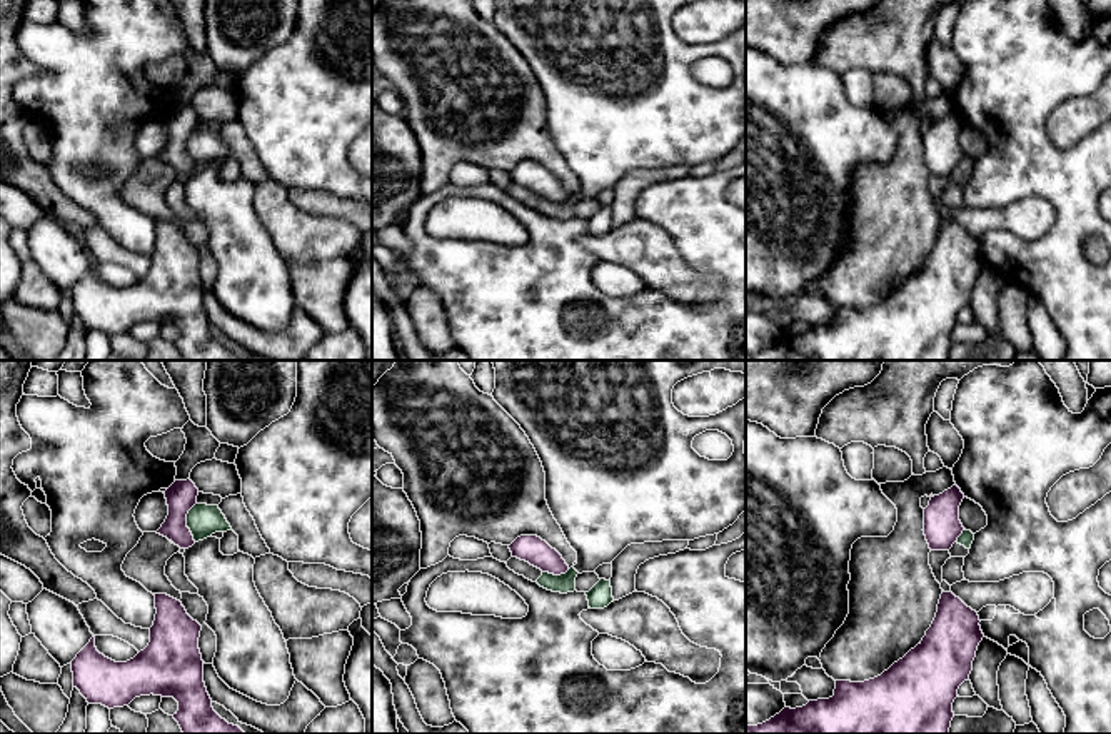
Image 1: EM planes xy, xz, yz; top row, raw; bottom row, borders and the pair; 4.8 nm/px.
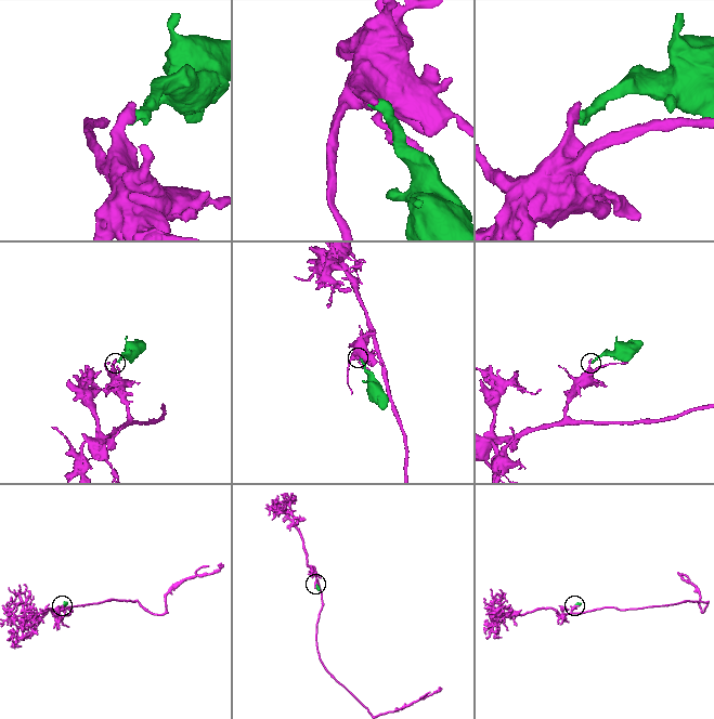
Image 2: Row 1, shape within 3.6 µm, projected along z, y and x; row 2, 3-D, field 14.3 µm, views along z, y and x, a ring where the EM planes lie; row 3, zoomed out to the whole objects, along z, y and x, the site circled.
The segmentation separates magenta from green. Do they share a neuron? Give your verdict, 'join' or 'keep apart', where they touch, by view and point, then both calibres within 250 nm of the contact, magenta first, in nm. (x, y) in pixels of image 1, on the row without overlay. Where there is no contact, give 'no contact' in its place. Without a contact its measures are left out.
keep apart; contact xy (186, 149); calibres 150 and 150 nm

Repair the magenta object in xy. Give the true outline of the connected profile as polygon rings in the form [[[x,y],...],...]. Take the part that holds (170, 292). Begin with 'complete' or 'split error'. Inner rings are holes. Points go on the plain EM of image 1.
complete | [[[153,222],[157,240],[148,272],[133,285],[115,289],[97,277],[93,262],[72,287],[73,314],[88,330],[108,335],[128,332],[140,322],[173,324],[178,329],[173,345],[183,360],[245,360],[212,334],[199,275],[202,252],[180,227]]]

